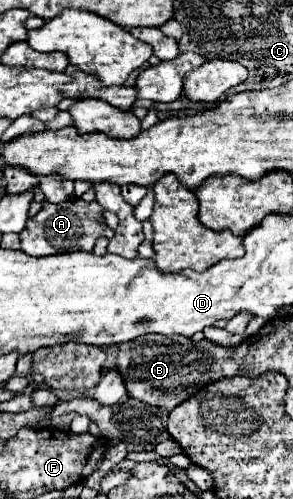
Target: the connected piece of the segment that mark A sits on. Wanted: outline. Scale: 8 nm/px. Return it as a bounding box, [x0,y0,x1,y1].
[20,198,112,256]

